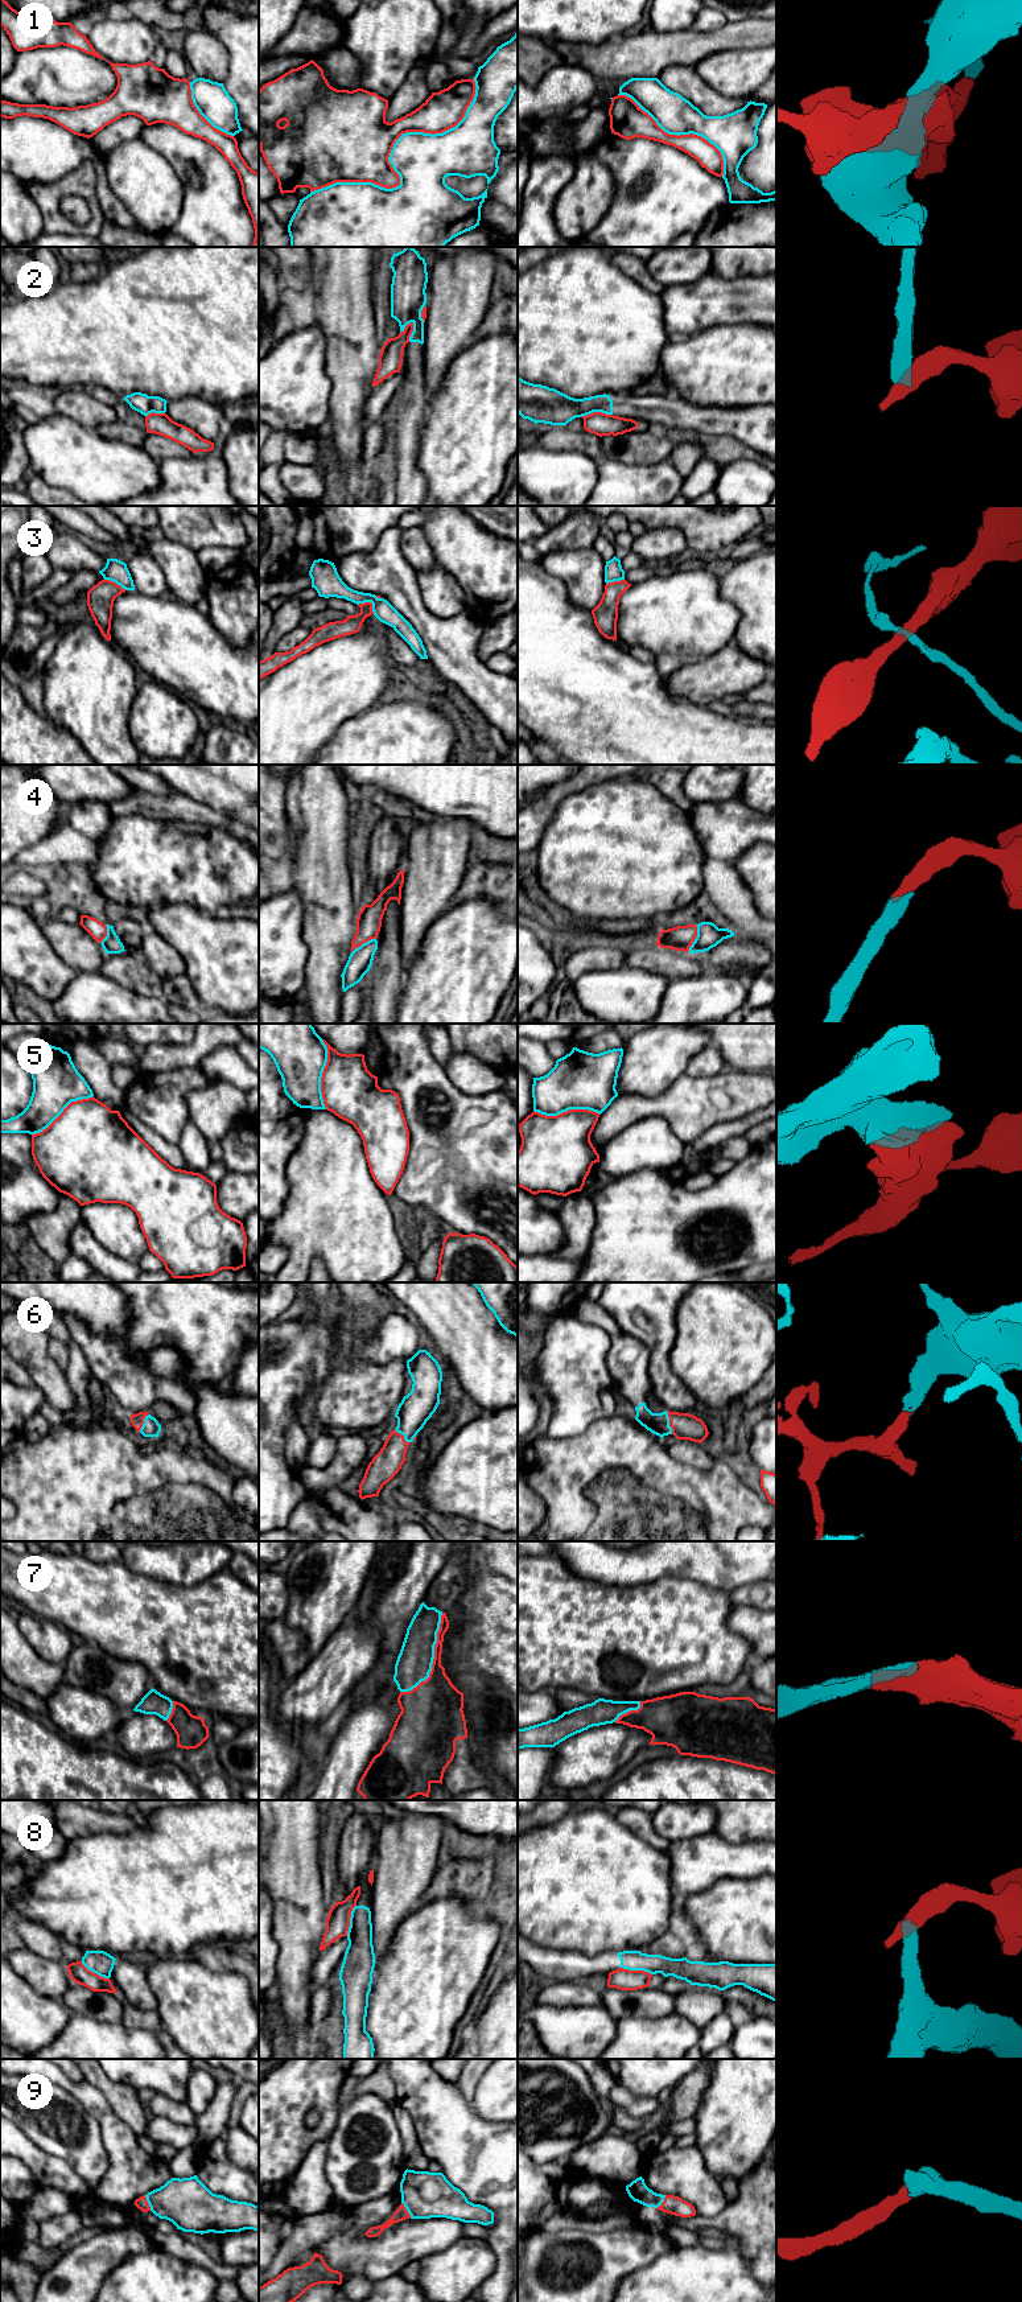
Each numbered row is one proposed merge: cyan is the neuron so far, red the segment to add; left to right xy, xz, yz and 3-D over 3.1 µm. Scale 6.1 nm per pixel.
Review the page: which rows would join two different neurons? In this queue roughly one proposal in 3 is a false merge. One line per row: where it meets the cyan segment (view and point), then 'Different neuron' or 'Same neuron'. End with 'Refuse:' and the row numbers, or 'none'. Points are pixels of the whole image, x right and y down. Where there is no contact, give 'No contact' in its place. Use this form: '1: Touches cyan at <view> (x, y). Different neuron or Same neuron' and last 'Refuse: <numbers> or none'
1: Touches cyan at xz (390, 153). Different neuron
2: Touches cyan at xz (412, 332). Different neuron
3: Touches cyan at xz (370, 601). Different neuron
4: Touches cyan at yz (696, 938). Same neuron
5: Touches cyan at xz (321, 1074). Different neuron
6: Touches cyan at yz (668, 1423). Same neuron
7: Touches cyan at xz (433, 1658). Same neuron
8: Touches cyan at yz (637, 1969). Different neuron
9: Touches cyan at xy (148, 2203). Same neuron
Refuse: 1, 2, 3, 5, 8

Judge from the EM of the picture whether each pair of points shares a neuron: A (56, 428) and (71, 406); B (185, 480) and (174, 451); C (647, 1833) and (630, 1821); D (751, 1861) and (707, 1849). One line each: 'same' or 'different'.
A: different
B: different
C: same
D: same

